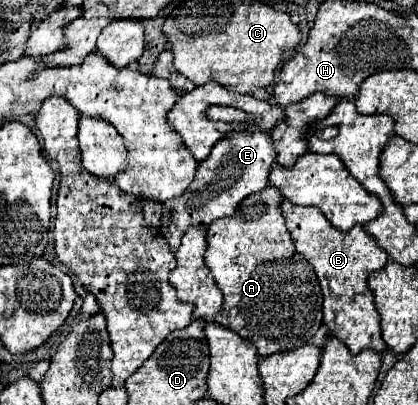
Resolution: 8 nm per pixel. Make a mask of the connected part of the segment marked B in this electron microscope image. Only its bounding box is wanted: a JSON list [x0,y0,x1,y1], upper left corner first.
[280,199,388,353]

